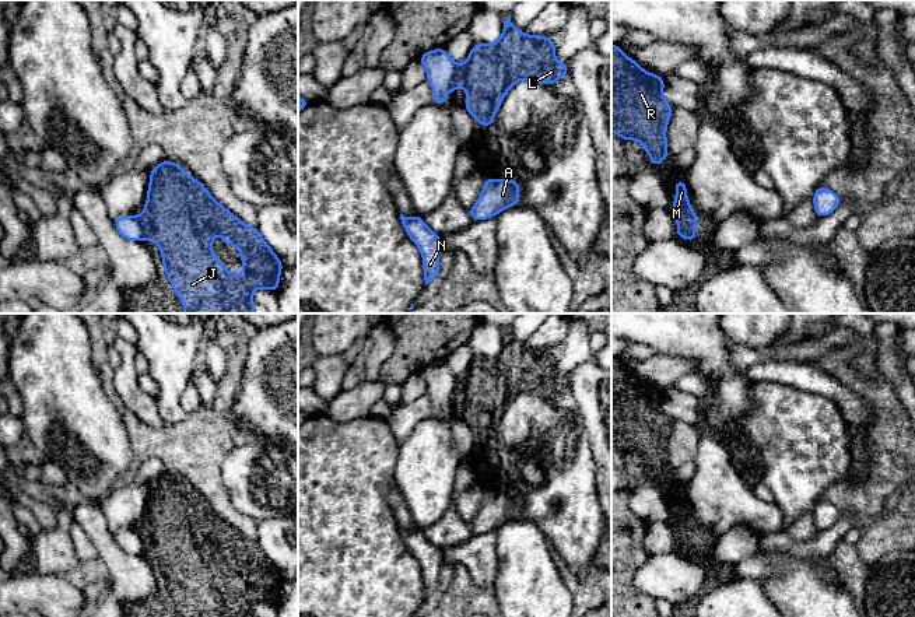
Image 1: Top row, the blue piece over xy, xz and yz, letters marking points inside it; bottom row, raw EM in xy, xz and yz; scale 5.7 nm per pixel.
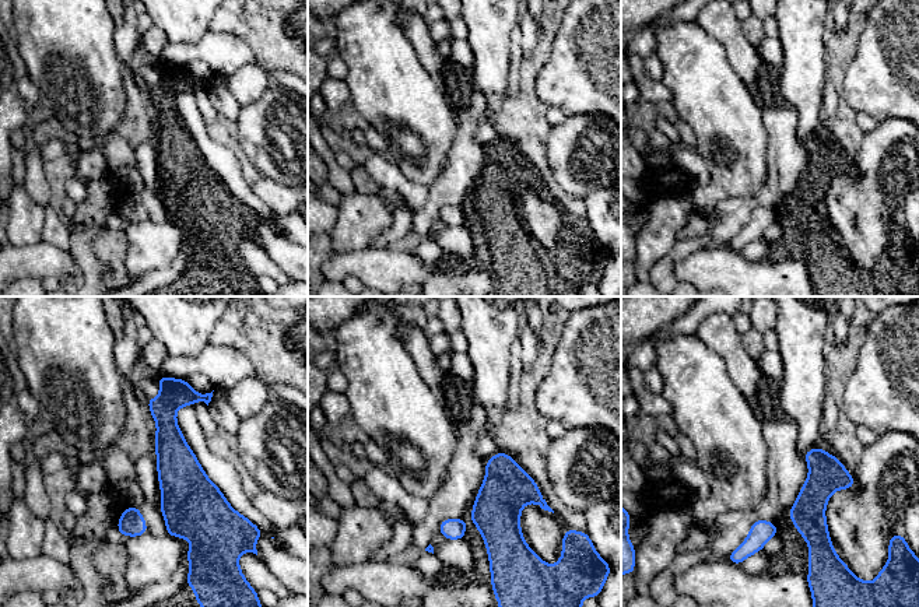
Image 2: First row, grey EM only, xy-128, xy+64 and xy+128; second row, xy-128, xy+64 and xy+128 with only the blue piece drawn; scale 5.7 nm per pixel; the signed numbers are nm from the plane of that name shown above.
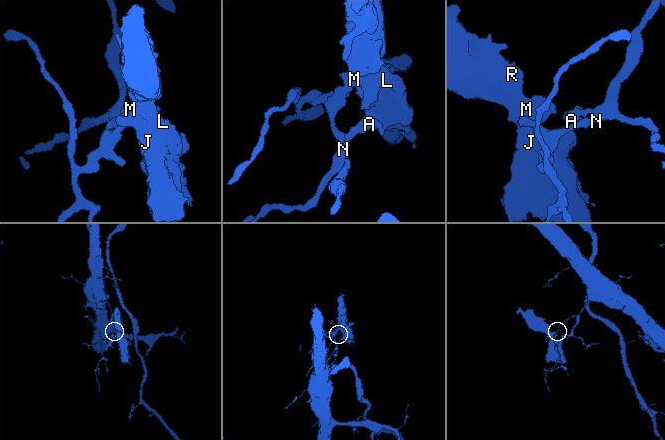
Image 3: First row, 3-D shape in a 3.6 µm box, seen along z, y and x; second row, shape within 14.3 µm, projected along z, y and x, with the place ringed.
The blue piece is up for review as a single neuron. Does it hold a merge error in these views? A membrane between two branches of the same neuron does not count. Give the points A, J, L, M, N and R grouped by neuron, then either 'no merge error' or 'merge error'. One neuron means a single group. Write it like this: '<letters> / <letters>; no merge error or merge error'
A N / J L M R; merge error

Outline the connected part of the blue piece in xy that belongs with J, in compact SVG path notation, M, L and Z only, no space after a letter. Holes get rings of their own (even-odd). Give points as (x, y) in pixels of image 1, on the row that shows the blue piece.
M164 159L151 168L143 217L150 239L159 246L164 273L185 305L183 313L255 313L256 305L252 298L255 290L280 291L278 280L284 264L266 243L257 227L242 222L180 165ZM214 232L221 235L224 245L239 249L243 263L241 277L225 269L213 255Z

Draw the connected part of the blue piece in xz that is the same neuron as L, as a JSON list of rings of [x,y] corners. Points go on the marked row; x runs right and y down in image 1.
[[[508,17],[495,43],[476,43],[460,66],[459,85],[467,95],[463,108],[480,126],[494,126],[495,112],[506,92],[520,80],[554,85],[569,74],[567,63],[554,57],[555,39],[527,35]]]

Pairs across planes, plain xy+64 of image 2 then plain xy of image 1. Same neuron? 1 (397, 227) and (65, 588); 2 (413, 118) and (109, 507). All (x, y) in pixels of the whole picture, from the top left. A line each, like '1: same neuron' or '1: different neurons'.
1: different neurons
2: different neurons

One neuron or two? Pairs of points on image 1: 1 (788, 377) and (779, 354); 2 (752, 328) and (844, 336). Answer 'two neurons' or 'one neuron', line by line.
1: two neurons
2: two neurons

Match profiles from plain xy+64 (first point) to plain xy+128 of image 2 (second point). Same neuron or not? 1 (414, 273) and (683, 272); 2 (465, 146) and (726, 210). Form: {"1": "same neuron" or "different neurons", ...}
{"1": "same neuron", "2": "same neuron"}

